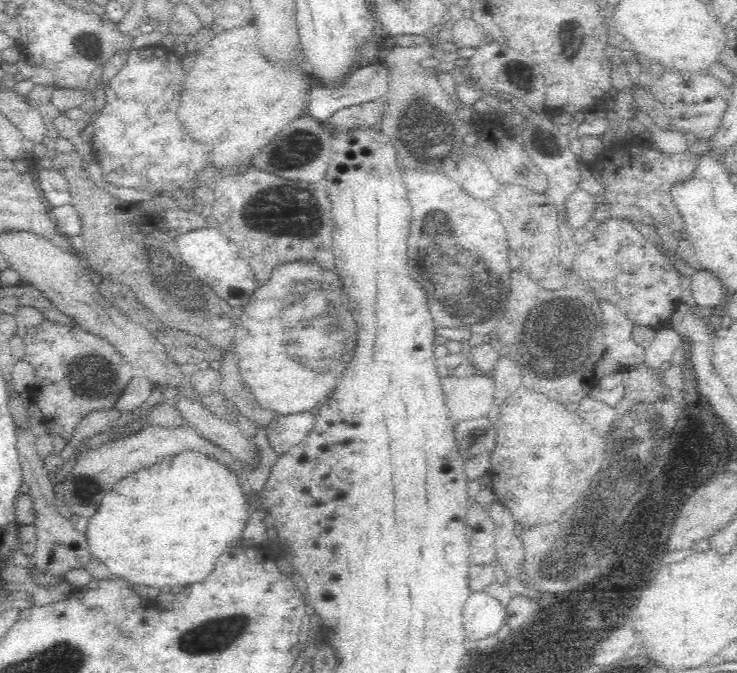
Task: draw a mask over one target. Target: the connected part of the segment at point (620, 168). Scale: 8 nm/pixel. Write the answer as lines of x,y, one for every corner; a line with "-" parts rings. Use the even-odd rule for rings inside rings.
644,135
631,136
627,139
616,139
618,142
614,148
608,150
608,154
600,154
590,168
594,170
594,176
602,188
600,194
596,194
598,204
610,204
614,218
628,218
632,222
642,222
648,226
664,226
676,240
688,240
688,228
682,222
679,208
674,204
672,190
678,184
686,184
696,178
698,170
698,156
696,154
666,154
658,148
652,148
652,141
-
626,150
626,162
622,160
622,154

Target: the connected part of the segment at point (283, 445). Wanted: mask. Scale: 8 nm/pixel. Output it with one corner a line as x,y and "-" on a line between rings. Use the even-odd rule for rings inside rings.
312,412
281,414
266,428
266,436
270,446
279,454
283,455
289,448
302,442
308,430
312,428
314,417

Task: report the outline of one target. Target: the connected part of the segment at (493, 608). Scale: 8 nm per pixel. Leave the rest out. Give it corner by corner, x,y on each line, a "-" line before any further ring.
472,592
465,601
462,611
463,629
466,638
484,640
500,630
500,624
505,622
504,606
488,596
486,592

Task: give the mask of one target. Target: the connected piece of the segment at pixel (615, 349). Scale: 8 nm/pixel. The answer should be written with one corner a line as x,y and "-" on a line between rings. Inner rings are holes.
600,302
605,323
606,352
596,362
596,378
610,374
612,370
624,370
624,366
634,366
645,362
645,348
632,340
635,325
624,316
614,304

